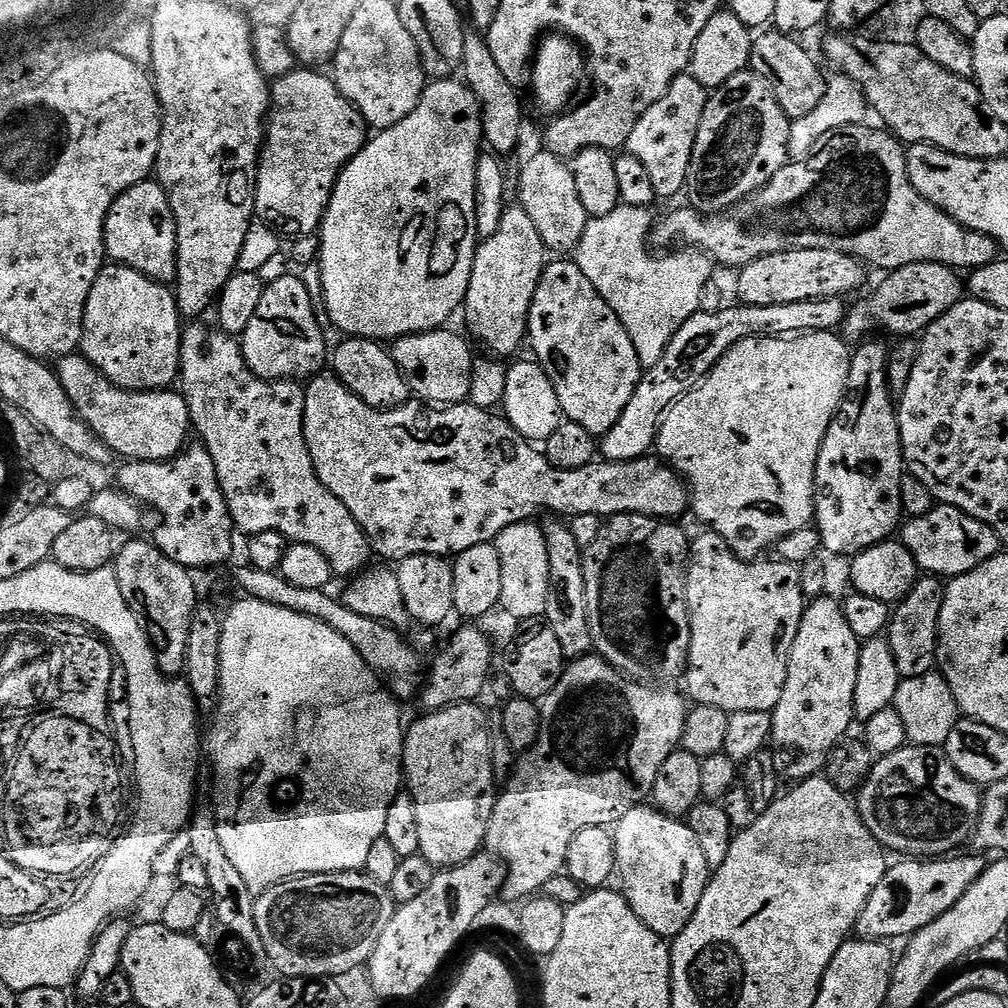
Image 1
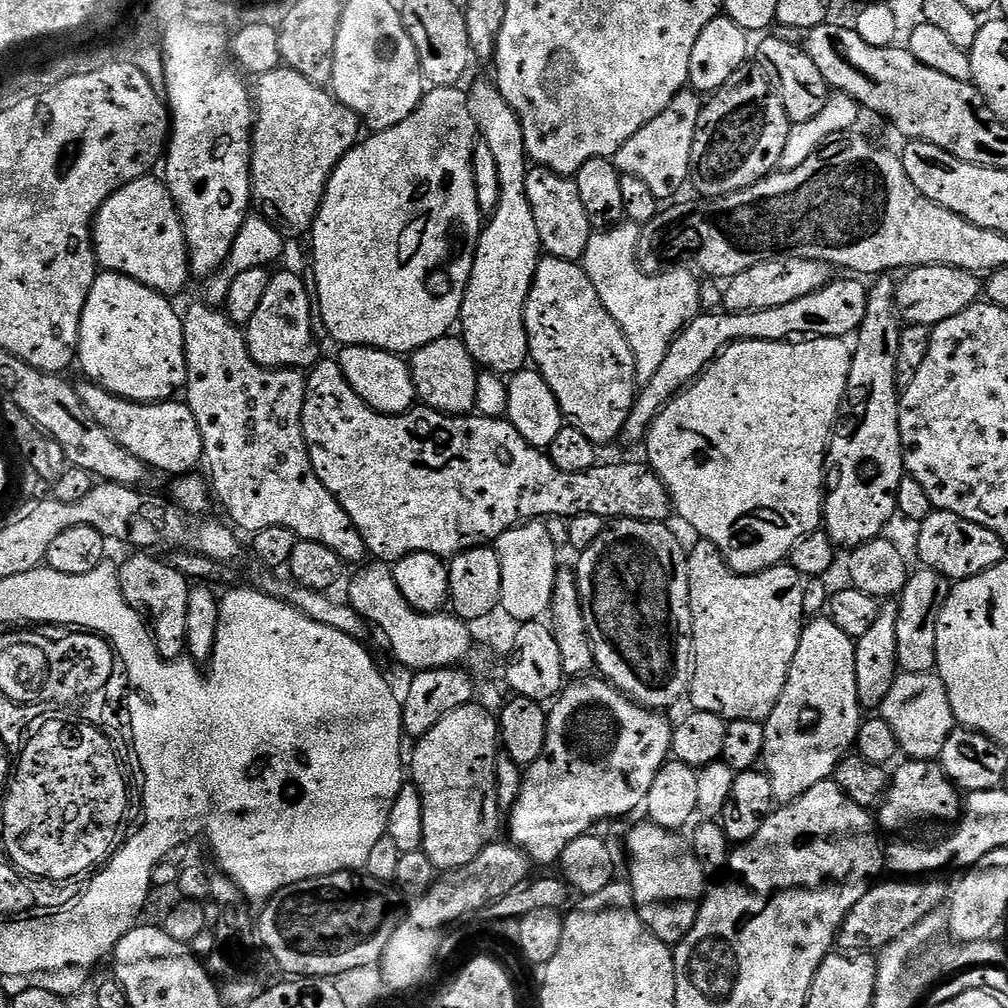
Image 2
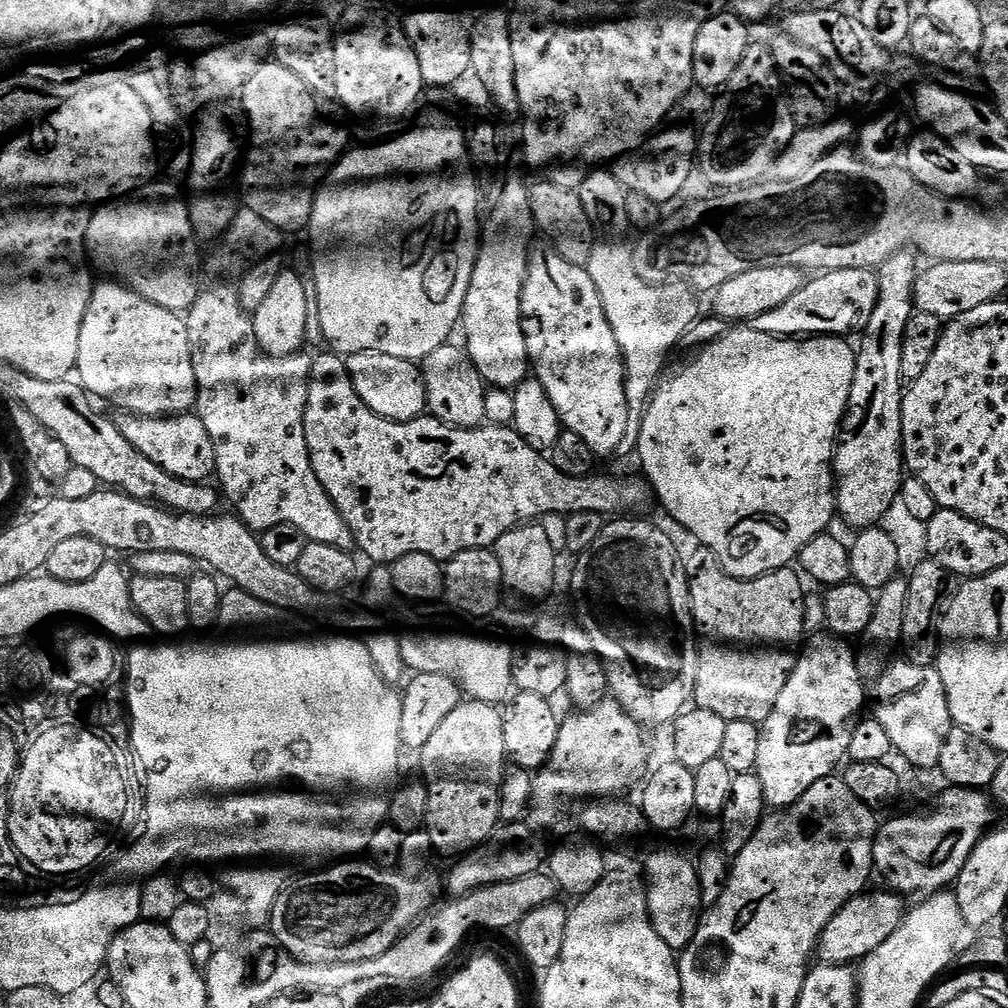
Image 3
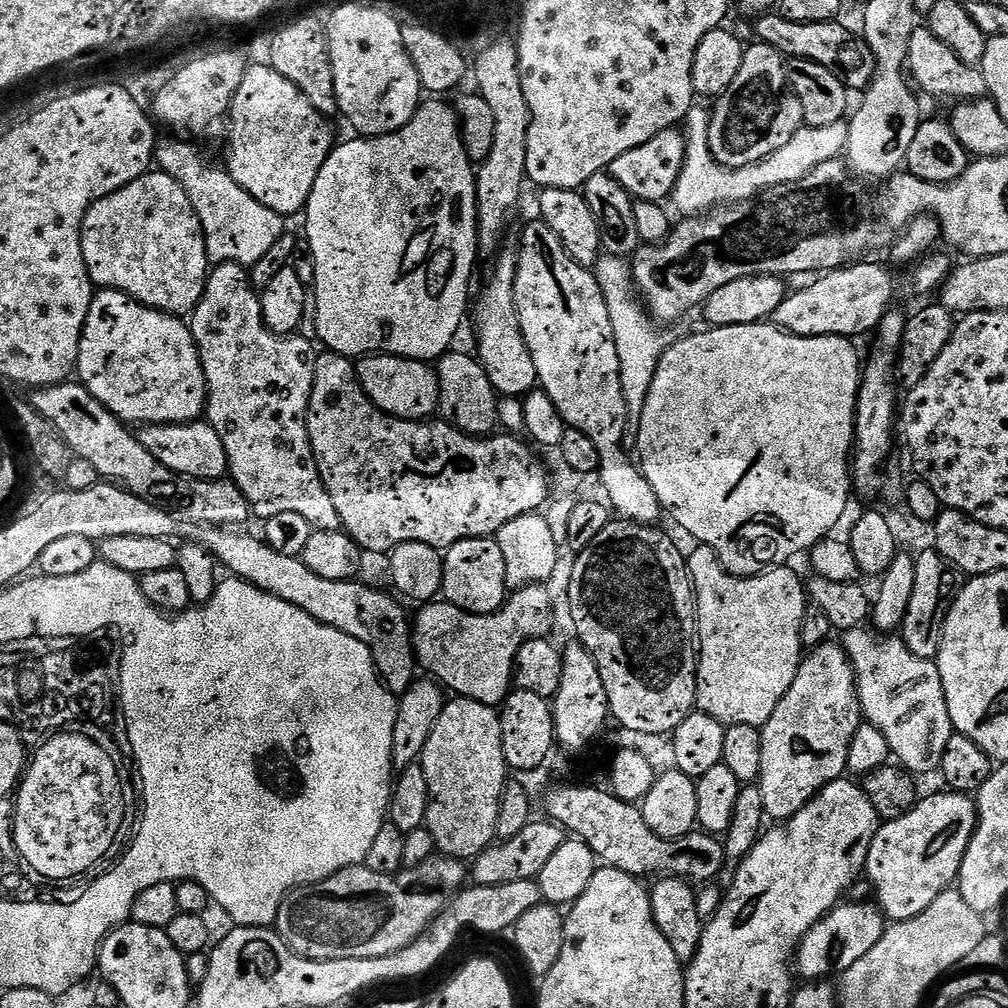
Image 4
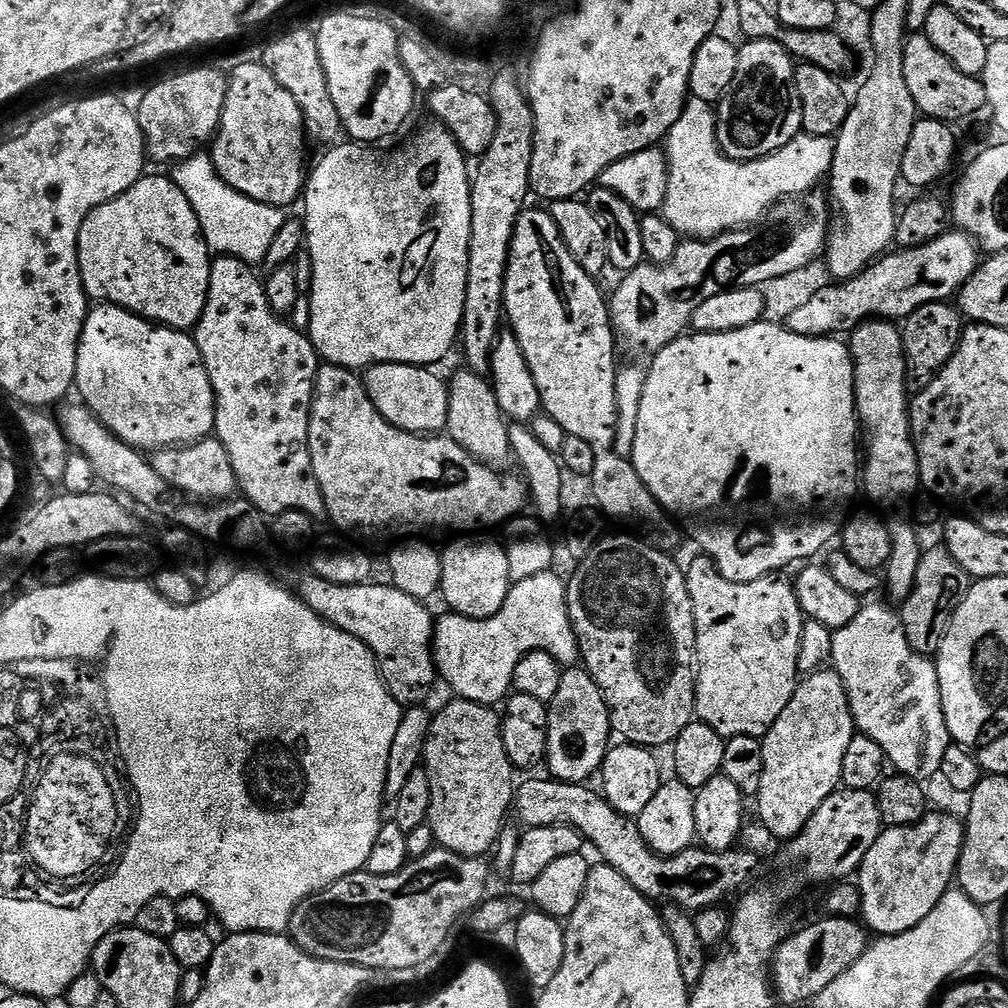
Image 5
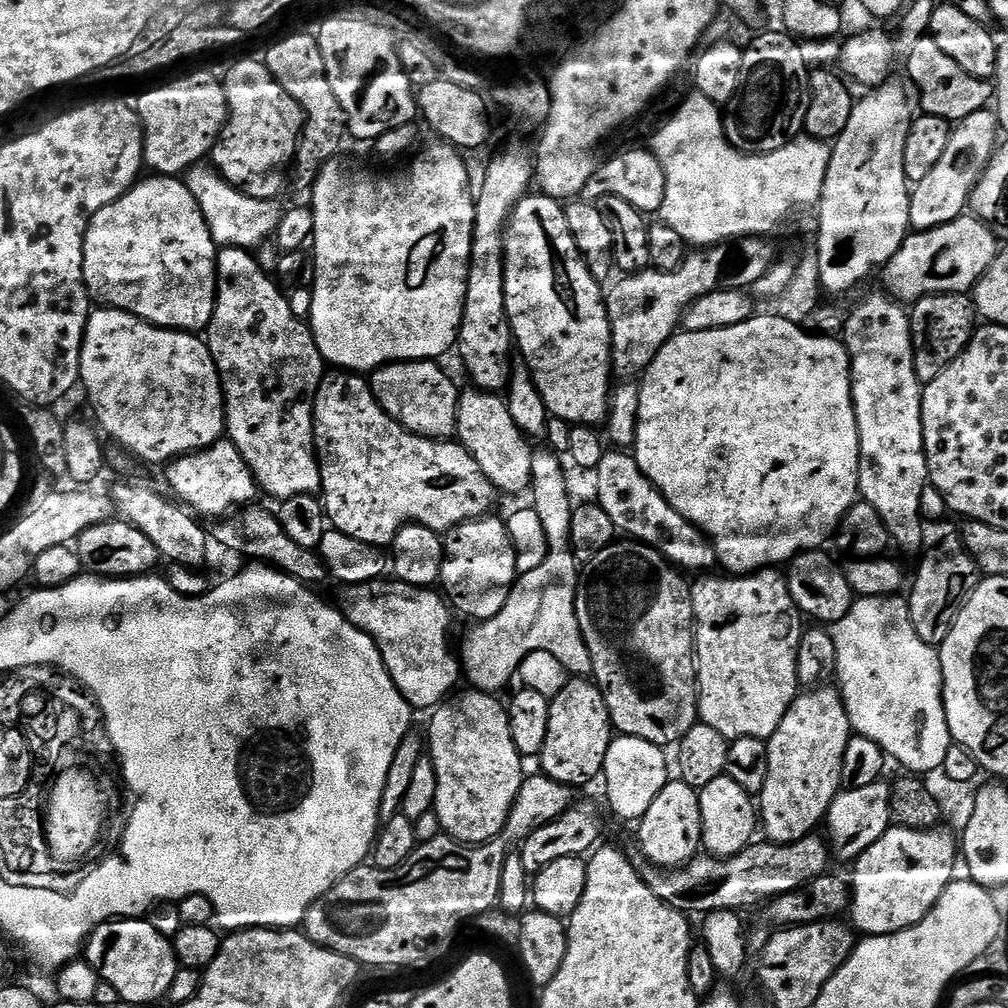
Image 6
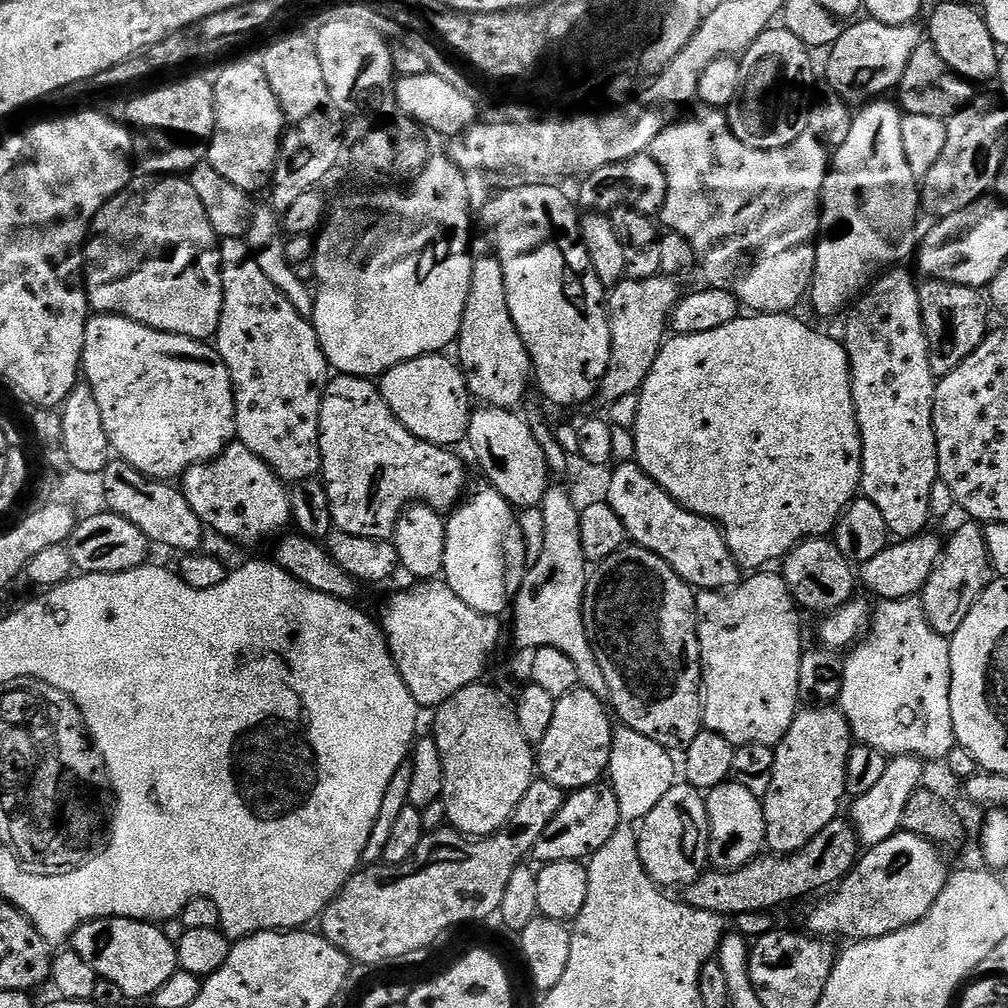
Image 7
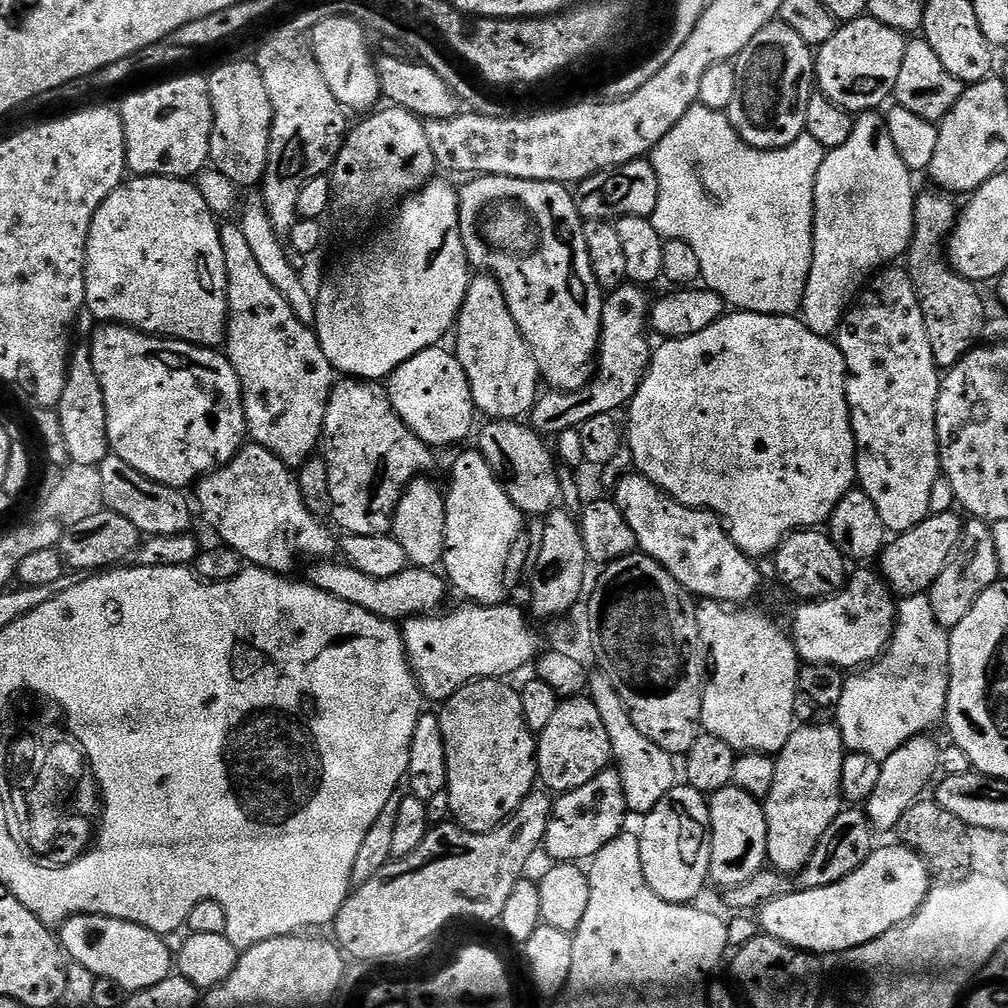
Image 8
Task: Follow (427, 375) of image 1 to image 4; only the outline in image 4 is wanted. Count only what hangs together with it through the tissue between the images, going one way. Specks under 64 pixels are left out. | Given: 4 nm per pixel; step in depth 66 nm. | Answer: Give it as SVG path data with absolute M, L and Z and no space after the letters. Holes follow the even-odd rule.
M456 351L445 352L435 365L436 376L440 379L439 415L443 423L451 424L459 432L477 438L487 437L498 424L498 393L476 356Z

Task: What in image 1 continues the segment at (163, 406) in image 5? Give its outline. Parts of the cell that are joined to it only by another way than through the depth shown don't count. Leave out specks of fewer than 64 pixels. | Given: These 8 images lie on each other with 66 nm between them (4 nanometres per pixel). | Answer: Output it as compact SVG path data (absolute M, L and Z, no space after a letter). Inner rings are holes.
M105 263L86 302L82 355L110 383L125 388L128 392L159 392L171 389L177 383L180 374L181 335L182 317L171 287L165 286L161 281L151 280L124 264Z

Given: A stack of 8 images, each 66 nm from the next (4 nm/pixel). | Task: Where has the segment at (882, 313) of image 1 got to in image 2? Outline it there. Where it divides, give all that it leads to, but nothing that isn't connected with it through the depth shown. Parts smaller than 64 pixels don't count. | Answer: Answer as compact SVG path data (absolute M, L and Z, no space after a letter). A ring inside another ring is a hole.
M922 266L921 268L910 268L903 273L904 281L901 279L896 285L895 305L902 313L903 319L908 324L926 324L935 326L938 322L946 322L946 318L954 318L954 314L962 314L970 305L977 303L982 296L982 280L975 272L967 272L954 266Z

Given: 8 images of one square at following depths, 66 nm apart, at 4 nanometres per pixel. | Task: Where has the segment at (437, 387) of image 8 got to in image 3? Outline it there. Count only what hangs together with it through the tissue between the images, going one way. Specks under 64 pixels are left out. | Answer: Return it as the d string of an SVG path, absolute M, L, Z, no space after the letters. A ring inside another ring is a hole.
M353 352L347 357L348 373L358 390L358 398L387 420L416 420L428 407L424 373L419 363L402 358L390 358L381 352Z

